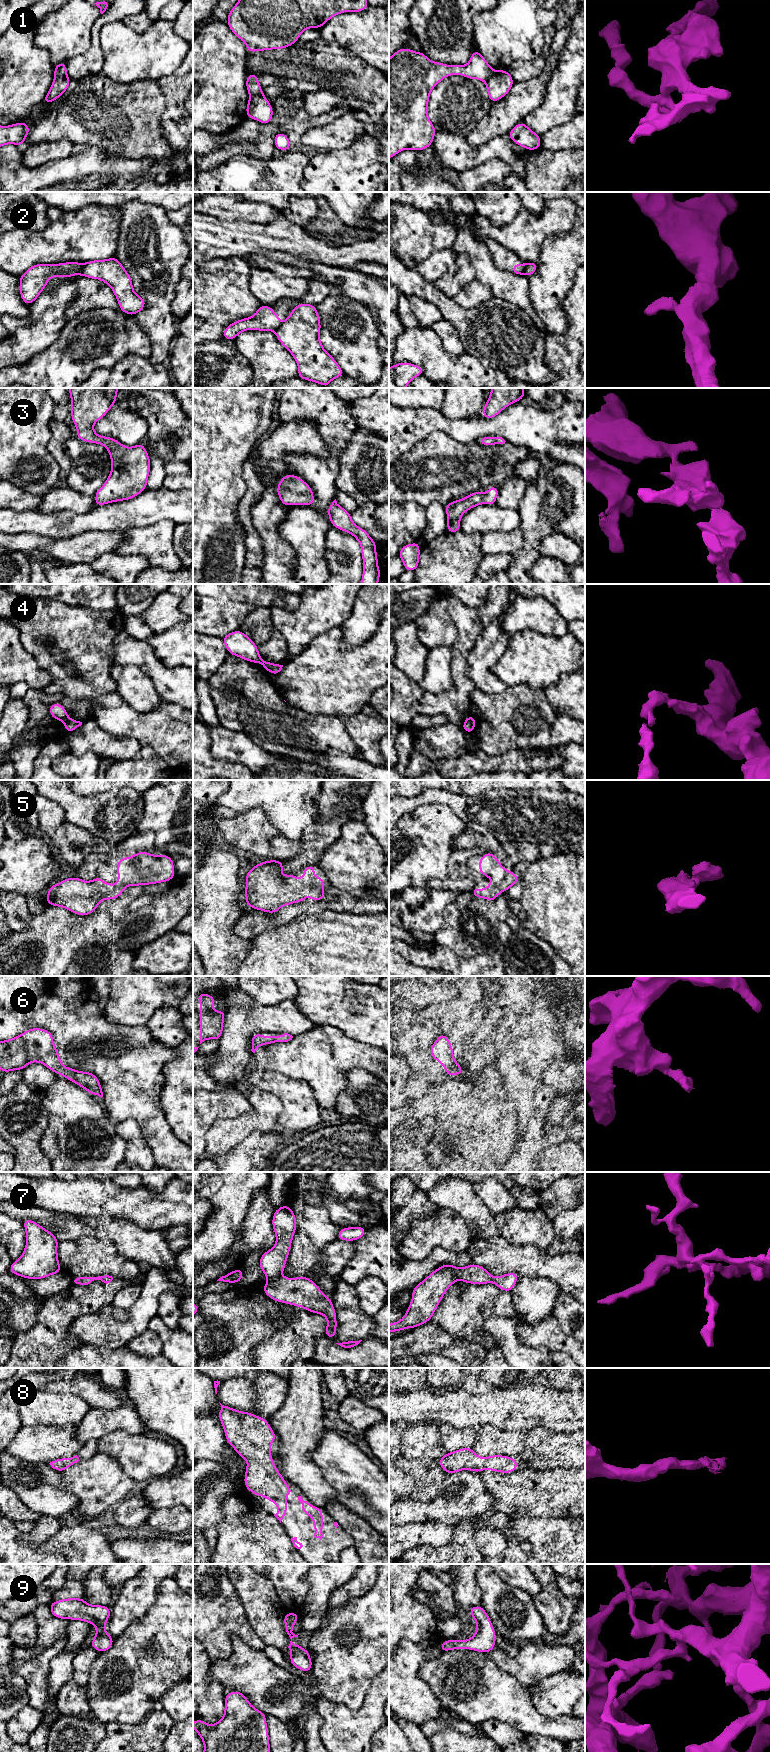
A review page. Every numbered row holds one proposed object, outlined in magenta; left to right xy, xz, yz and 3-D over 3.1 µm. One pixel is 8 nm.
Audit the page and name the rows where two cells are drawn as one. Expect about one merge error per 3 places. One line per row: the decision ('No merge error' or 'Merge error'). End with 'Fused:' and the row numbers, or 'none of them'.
1: Merge error
2: Merge error
3: No merge error
4: Merge error
5: No merge error
6: No merge error
7: Merge error
8: No merge error
9: No merge error
Fused: 1, 2, 4, 7

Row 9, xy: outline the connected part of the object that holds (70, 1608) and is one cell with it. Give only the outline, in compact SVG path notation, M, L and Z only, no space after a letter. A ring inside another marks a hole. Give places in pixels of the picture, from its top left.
M66 1598L53 1601L50 1605L51 1614L59 1619L81 1620L93 1623L97 1629L90 1647L99 1653L109 1650L114 1642L105 1630L111 1609L103 1605L90 1605L83 1598Z

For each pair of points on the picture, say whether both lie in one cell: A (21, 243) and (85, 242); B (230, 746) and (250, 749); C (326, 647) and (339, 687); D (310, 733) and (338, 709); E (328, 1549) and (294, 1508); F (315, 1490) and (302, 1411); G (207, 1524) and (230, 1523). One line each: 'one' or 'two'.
A: one
B: one
C: one
D: two
E: one
F: one
G: two

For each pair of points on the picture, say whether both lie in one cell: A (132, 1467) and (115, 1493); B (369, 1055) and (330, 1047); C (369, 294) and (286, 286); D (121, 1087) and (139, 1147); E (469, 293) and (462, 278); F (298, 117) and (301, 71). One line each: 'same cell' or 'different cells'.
A: different cells
B: same cell
C: different cells
D: different cells
E: different cells
F: different cells

